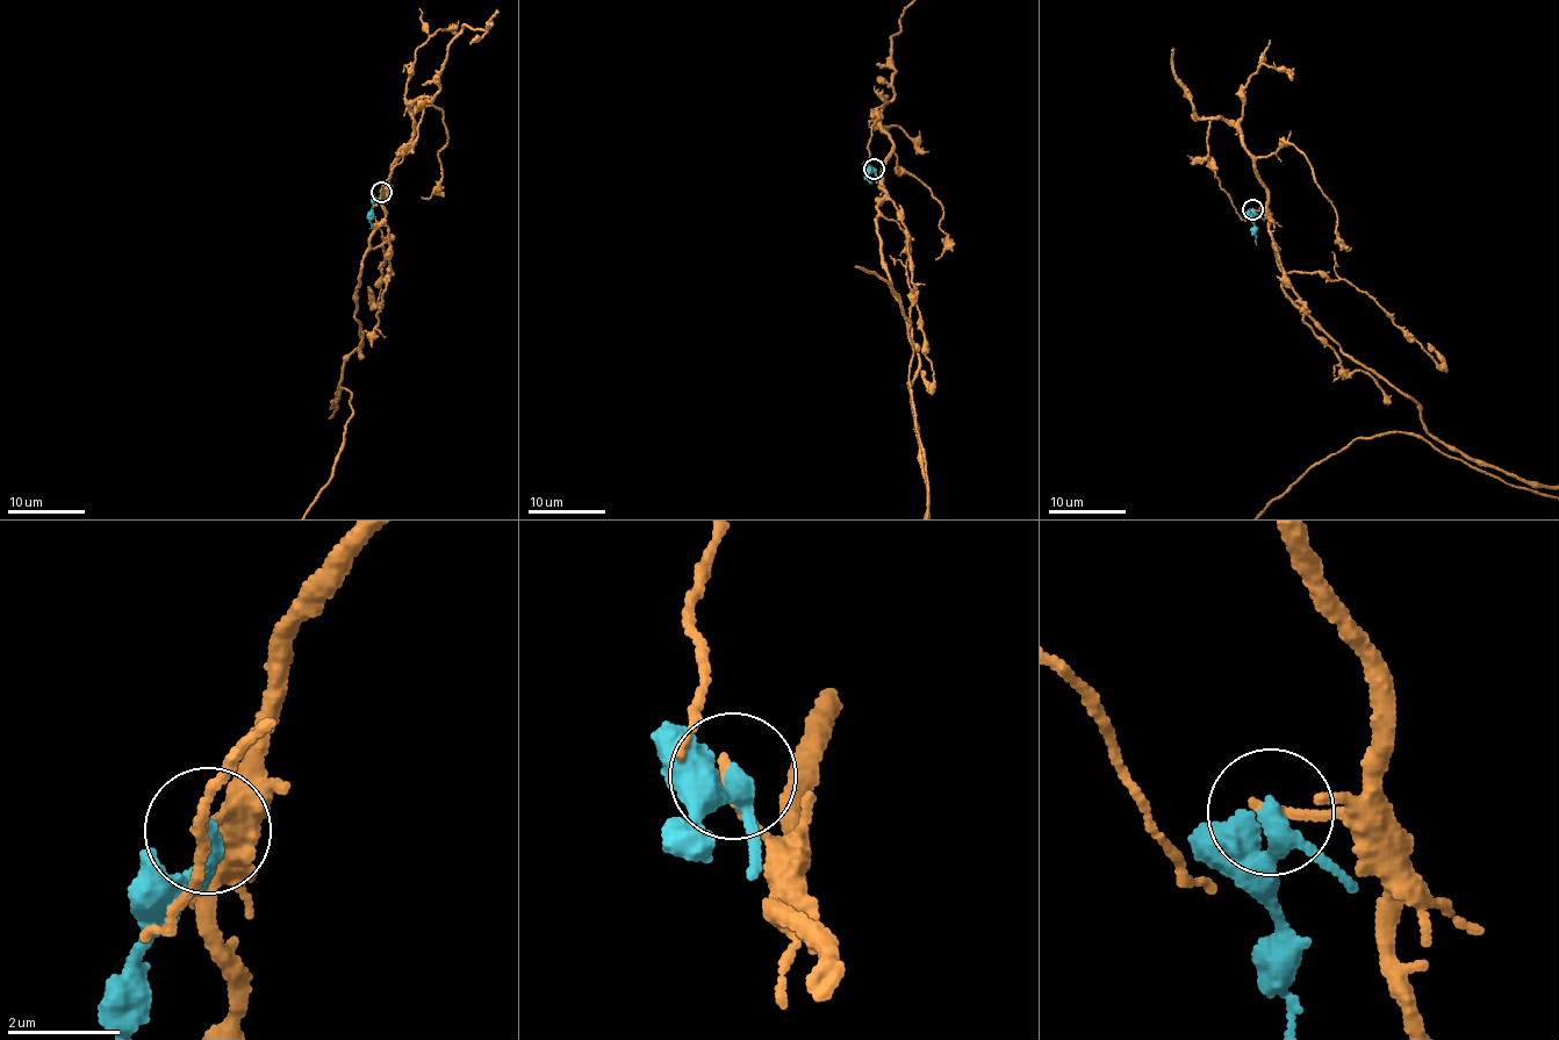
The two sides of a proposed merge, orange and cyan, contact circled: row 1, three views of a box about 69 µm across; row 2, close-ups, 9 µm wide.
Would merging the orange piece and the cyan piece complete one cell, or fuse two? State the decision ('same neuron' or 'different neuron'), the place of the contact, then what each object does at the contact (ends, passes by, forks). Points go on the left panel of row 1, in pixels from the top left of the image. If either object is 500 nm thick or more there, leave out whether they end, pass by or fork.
different neuron | (381, 192) | orange ends | cyan passes by

